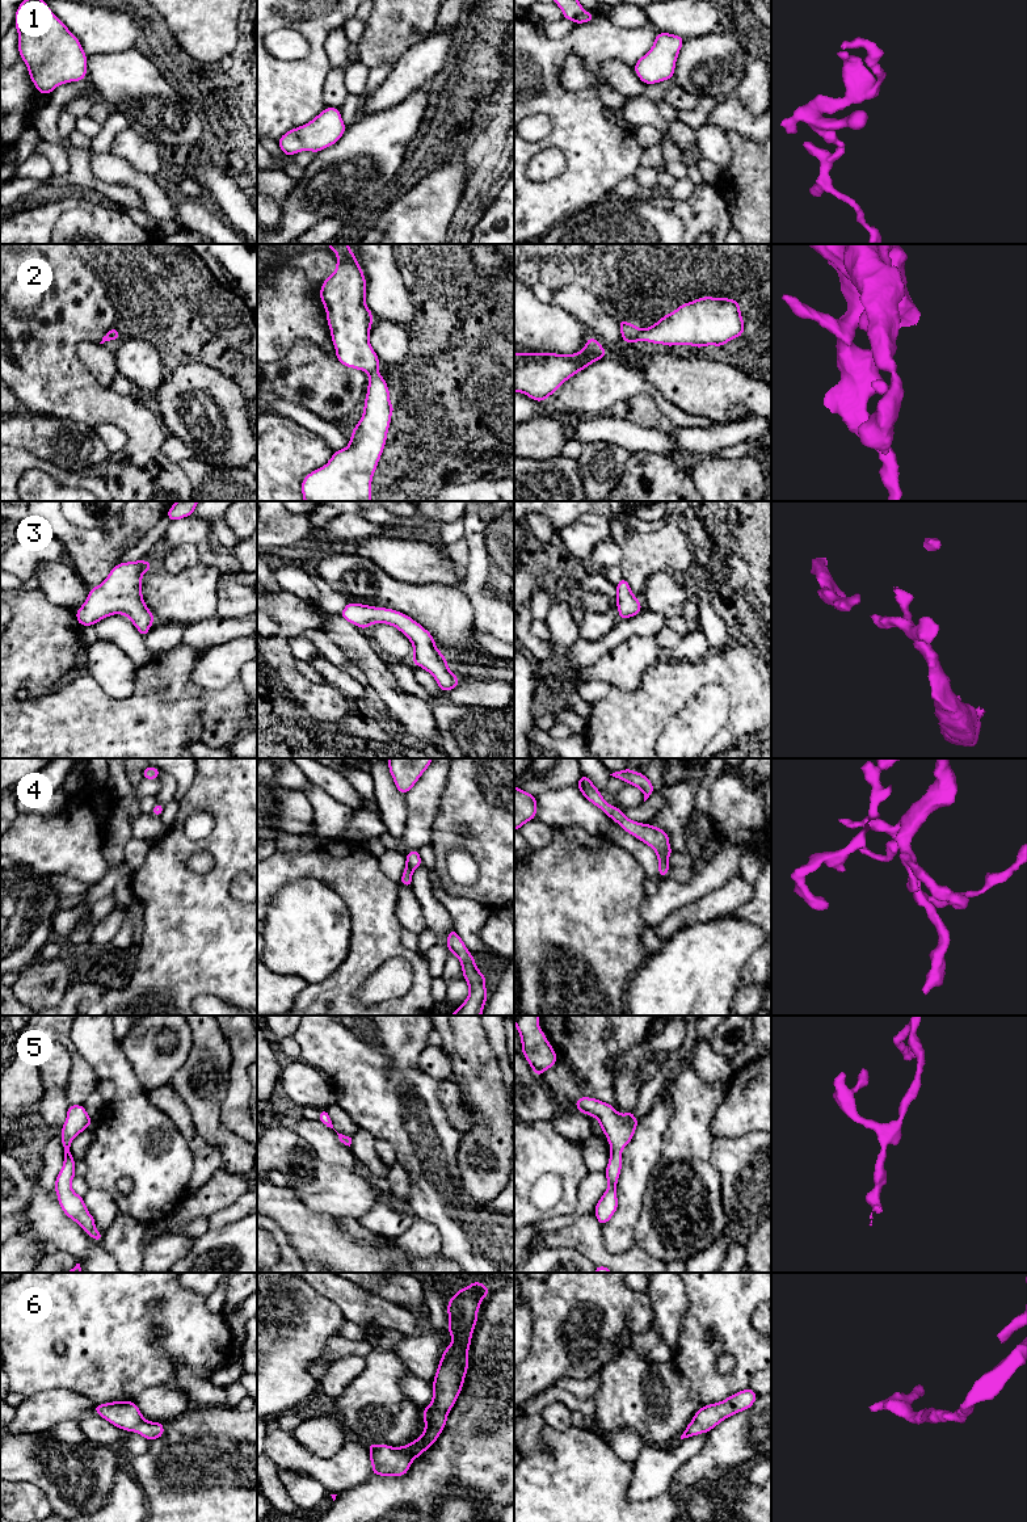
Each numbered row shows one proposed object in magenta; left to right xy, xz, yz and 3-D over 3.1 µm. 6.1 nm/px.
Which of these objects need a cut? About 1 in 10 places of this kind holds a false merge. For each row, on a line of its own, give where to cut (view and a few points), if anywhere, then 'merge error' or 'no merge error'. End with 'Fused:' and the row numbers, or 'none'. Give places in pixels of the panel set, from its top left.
1: no cut | no merge error
2: no cut | no merge error
3: no cut | no merge error
4: no cut | no merge error
5: no cut | no merge error
6: no cut | no merge error
Fused: none

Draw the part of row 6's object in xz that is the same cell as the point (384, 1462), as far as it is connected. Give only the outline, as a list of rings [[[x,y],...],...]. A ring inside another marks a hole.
[[[472,1282],[460,1288],[447,1303],[450,1316],[447,1329],[453,1342],[442,1353],[433,1380],[433,1400],[422,1410],[425,1430],[413,1442],[393,1449],[388,1445],[369,1443],[371,1475],[404,1476],[411,1463],[426,1451],[443,1431],[449,1412],[454,1407],[468,1370],[468,1349],[477,1323],[477,1311],[489,1288],[481,1282]]]

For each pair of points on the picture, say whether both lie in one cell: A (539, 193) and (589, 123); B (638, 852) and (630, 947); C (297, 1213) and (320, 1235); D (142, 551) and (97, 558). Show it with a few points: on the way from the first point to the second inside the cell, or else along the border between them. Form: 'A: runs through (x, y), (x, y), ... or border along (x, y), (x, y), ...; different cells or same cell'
A: runs through (560, 186), (589, 158), (589, 144); same cell
B: border along (613, 841), (636, 860), (647, 877); different cells
C: runs through (302, 1218), (315, 1231); same cell
D: border along (130, 549), (117, 563); different cells

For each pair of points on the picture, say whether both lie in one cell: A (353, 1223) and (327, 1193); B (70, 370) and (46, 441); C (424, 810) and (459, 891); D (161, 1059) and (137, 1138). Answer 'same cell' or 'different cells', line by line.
A: different cells
B: different cells
C: different cells
D: different cells

